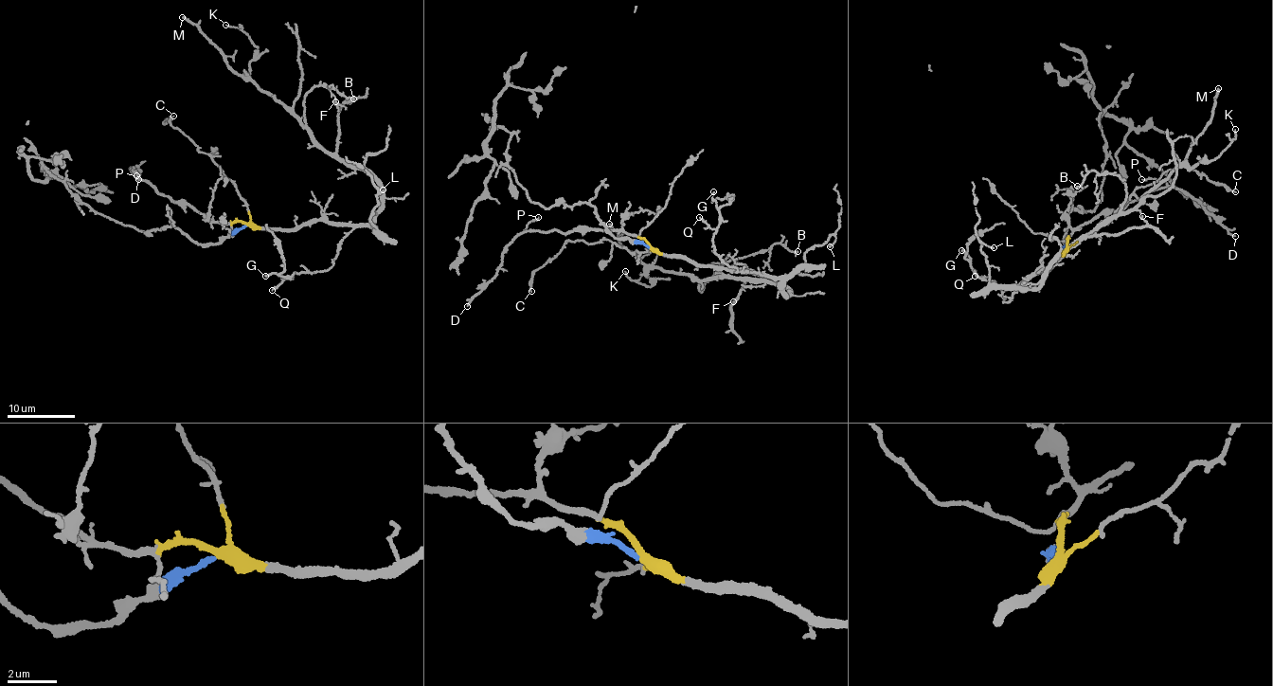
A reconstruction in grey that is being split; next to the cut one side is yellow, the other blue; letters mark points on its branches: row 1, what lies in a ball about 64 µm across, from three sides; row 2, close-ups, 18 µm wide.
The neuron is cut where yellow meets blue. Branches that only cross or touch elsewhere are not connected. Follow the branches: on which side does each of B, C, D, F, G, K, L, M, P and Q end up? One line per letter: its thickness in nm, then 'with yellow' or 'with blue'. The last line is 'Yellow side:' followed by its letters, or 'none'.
B: 180 nm thick; with yellow
C: 160 nm thick; with yellow
D: 160 nm thick; with yellow
F: 100 nm thick; with yellow
G: 150 nm thick; with yellow
K: 150 nm thick; with yellow
L: 120 nm thick; with yellow
M: 220 nm thick; with yellow
P: 110 nm thick; with yellow
Q: 150 nm thick; with yellow
Yellow side: B, C, D, F, G, K, L, M, P, Q

